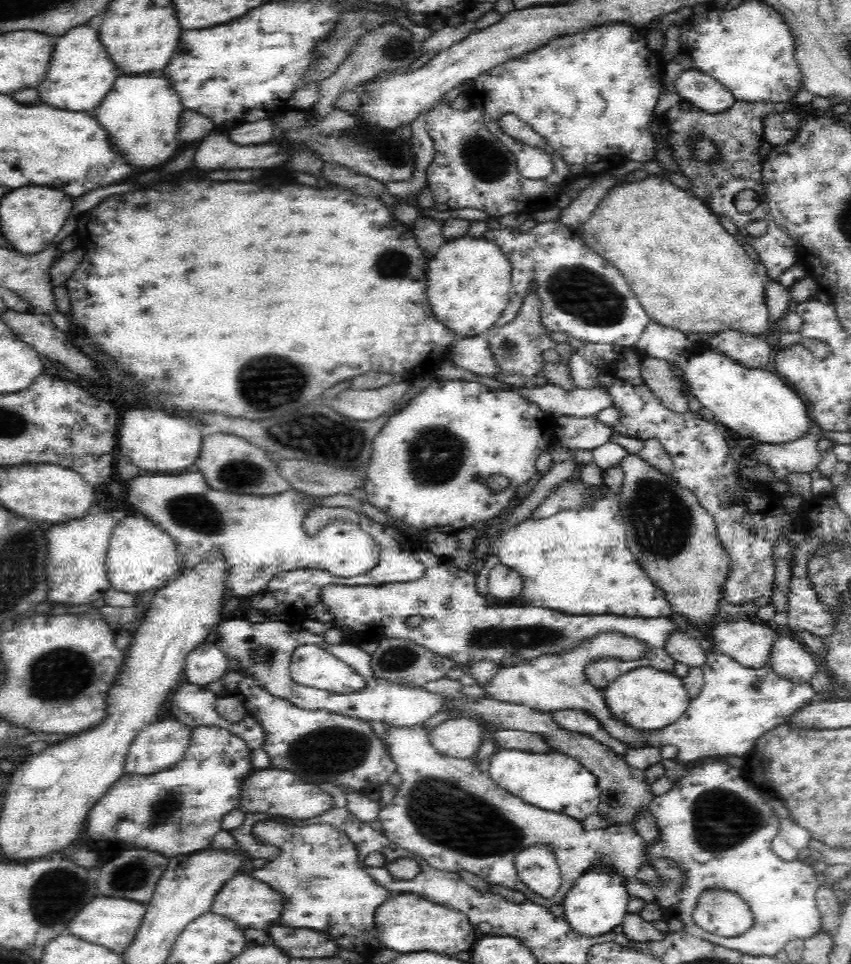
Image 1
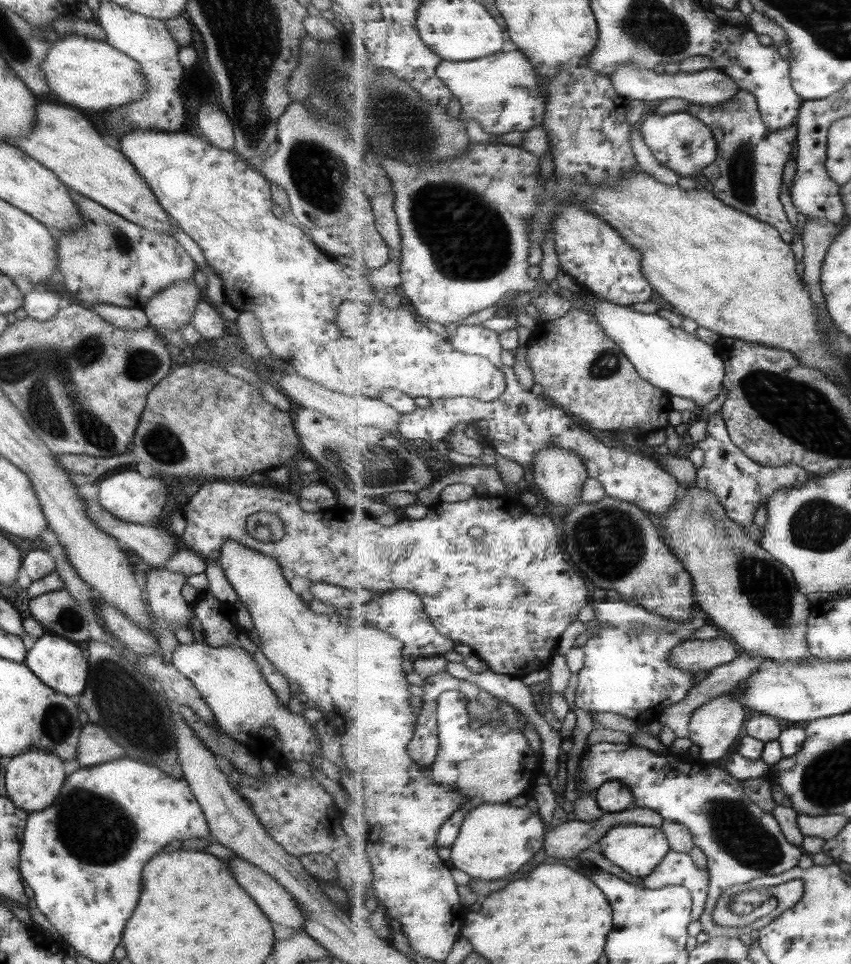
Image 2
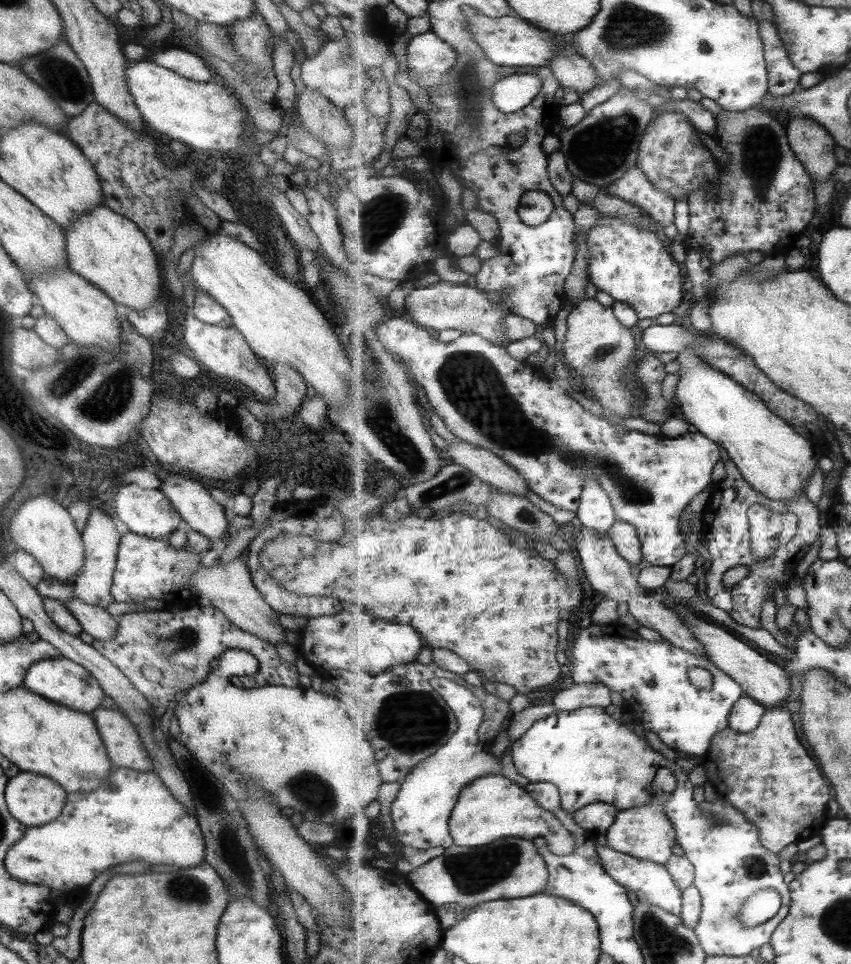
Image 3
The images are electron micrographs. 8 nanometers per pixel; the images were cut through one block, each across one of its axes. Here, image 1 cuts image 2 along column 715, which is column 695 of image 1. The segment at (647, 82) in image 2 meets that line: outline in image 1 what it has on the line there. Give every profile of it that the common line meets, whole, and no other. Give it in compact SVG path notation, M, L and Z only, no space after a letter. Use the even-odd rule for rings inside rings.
M697 69L684 70L674 82L671 90L675 91L682 100L688 101L694 107L698 107L707 113L724 112L735 101L734 95L728 89L724 88L718 80L712 76L703 74Z

